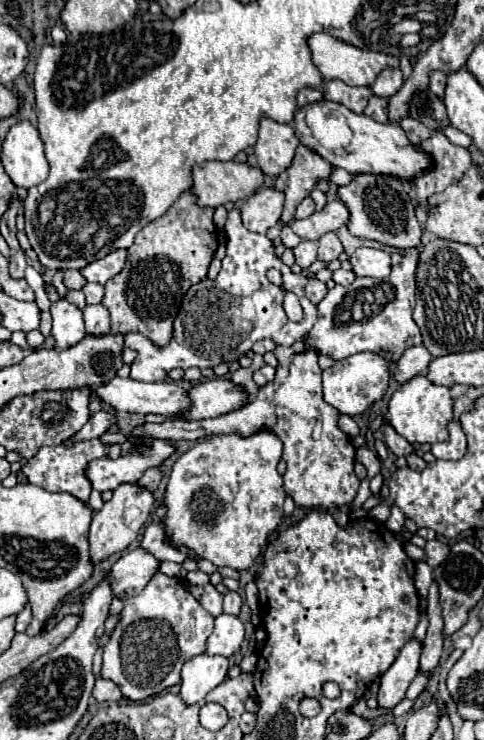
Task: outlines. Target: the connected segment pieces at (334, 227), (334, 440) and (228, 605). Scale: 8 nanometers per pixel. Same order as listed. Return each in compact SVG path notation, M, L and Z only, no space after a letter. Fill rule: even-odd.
M333 200L313 216L305 220L295 220L291 224L291 230L303 240L317 242L323 234L337 232L341 226L345 226L347 220L349 220L349 210L345 208L345 204L341 200Z
M303 336L293 346L277 346L273 352L279 362L275 378L265 384L245 408L209 420L171 418L163 424L143 424L135 428L133 434L147 434L165 440L201 440L225 432L249 436L257 432L257 428L269 428L283 442L283 460L287 462L287 472L283 476L285 492L297 506L329 510L353 502L359 488L359 480L353 472L355 446L349 436L337 428L339 412L323 400L317 350L307 346L307 336Z
M227 592L223 602L223 612L239 616L239 610L241 610L241 596L237 592Z

